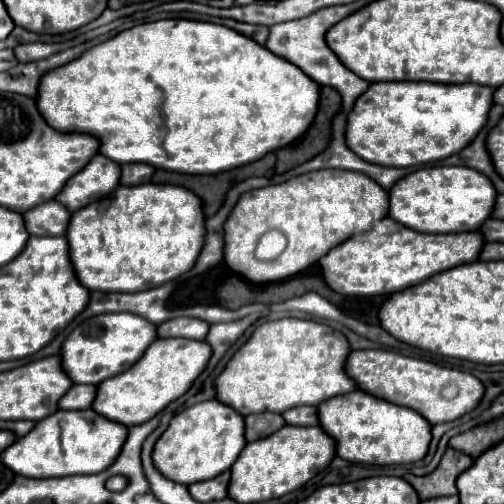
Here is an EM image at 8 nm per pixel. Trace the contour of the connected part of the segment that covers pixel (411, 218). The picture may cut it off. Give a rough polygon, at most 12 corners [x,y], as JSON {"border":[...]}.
{"border":[[424,167],[390,189],[410,229],[476,231],[498,191],[470,167]]}

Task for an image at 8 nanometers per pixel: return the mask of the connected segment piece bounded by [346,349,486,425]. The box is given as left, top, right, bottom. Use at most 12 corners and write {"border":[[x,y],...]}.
{"border":[[386,349],[352,351],[358,389],[432,425],[474,411],[470,373]]}

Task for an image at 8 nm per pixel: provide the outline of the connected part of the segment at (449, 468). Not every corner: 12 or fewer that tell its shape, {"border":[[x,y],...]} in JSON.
{"border":[[446,449],[426,477],[406,475],[420,499],[456,495],[456,479],[474,459]]}

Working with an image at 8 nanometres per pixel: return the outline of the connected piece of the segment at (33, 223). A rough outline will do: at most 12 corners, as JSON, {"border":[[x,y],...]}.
{"border":[[52,199],[26,211],[30,235],[66,235],[70,211]]}

